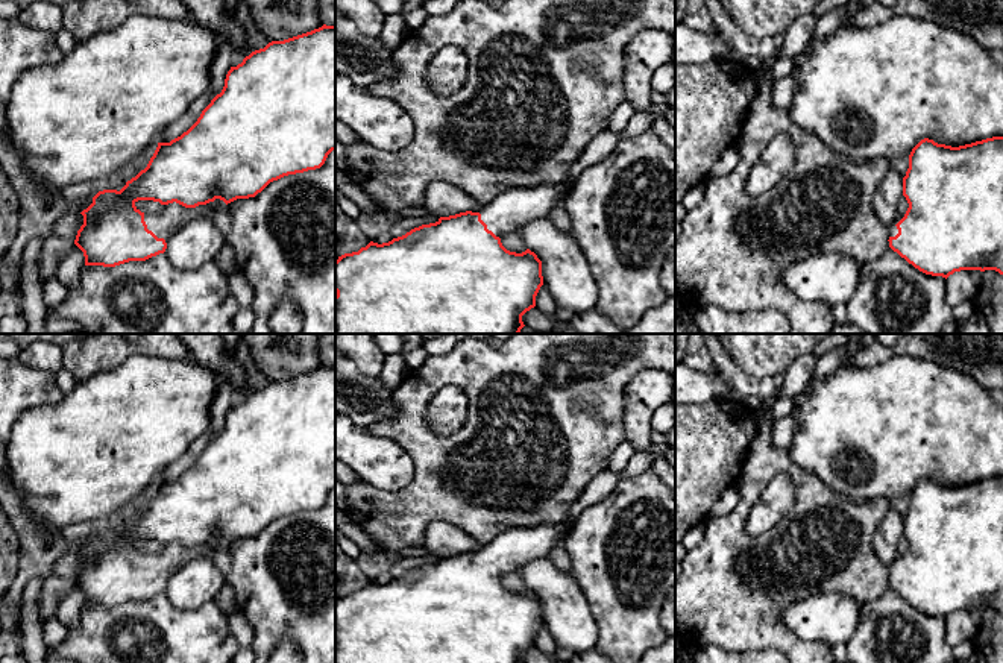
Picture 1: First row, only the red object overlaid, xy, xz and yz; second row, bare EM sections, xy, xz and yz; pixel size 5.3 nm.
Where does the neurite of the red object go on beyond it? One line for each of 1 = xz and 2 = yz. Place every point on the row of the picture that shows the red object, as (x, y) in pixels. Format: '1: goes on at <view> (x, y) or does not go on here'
1: goes on at xz (507, 213)
2: goes on at yz (892, 229)

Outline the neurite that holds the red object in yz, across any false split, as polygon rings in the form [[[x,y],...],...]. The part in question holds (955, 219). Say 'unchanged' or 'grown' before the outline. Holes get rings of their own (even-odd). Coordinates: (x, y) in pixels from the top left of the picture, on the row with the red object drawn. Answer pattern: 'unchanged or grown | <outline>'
grown | [[[1003,137],[951,147],[921,140],[903,178],[909,208],[888,226],[889,247],[926,275],[948,278],[961,270],[1003,275]]]

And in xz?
grown | [[[568,178],[563,182],[513,188],[499,194],[476,212],[466,211],[449,217],[440,217],[435,223],[414,228],[388,243],[378,244],[370,241],[358,252],[338,256],[335,261],[335,334],[519,334],[525,326],[522,316],[536,306],[536,296],[543,285],[542,261],[530,249],[522,253],[507,250],[501,243],[501,237],[519,232],[524,225],[531,220],[549,218],[554,208],[571,193],[572,184],[574,181]]]

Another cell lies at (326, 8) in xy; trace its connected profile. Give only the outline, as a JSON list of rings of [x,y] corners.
[[[319,0],[319,17],[326,26],[335,26],[335,0]]]

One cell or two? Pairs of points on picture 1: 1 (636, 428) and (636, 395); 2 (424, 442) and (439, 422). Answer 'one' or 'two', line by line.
1: one
2: two

